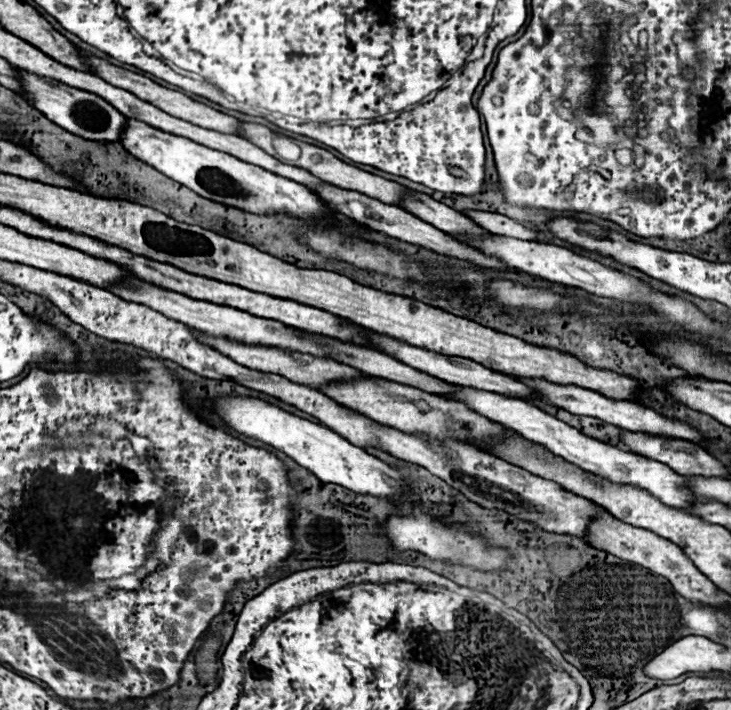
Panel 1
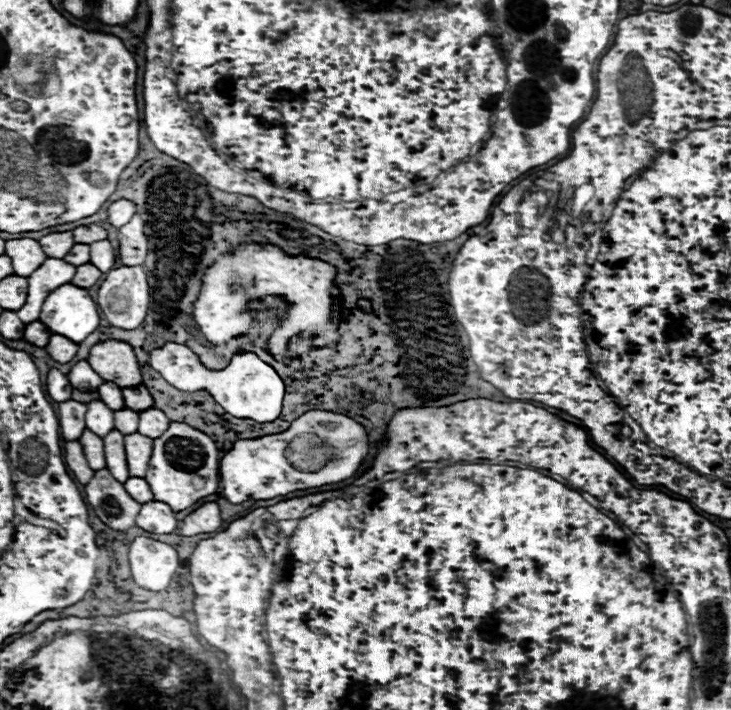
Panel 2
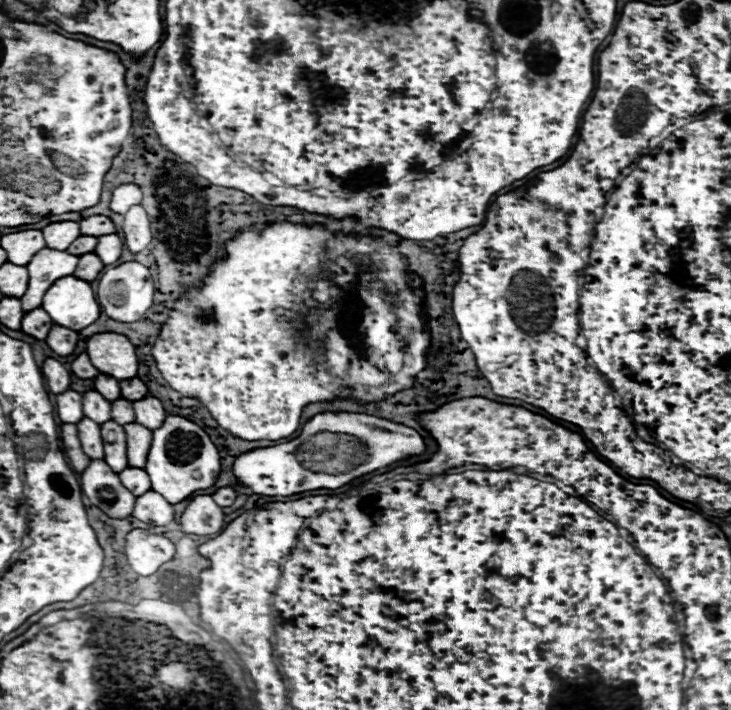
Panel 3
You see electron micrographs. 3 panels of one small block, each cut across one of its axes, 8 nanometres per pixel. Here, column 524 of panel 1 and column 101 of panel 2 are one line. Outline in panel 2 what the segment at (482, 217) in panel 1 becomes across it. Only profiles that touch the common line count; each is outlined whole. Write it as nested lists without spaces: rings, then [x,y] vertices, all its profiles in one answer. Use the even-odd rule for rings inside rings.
[[[98,224],[80,226],[80,228],[72,230],[72,234],[74,234],[76,244],[92,244],[92,242],[98,242],[98,240],[106,240],[106,236],[108,236],[108,232]]]

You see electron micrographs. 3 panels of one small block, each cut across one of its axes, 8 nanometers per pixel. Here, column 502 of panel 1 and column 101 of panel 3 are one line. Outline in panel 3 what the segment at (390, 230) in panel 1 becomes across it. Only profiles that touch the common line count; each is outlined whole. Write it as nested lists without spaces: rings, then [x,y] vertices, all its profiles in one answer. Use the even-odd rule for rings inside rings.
[[[94,252],[90,254],[84,254],[78,262],[78,270],[74,270],[74,276],[80,278],[80,280],[86,280],[86,282],[92,282],[98,278],[100,270],[104,268],[104,264],[98,260],[98,256]]]

